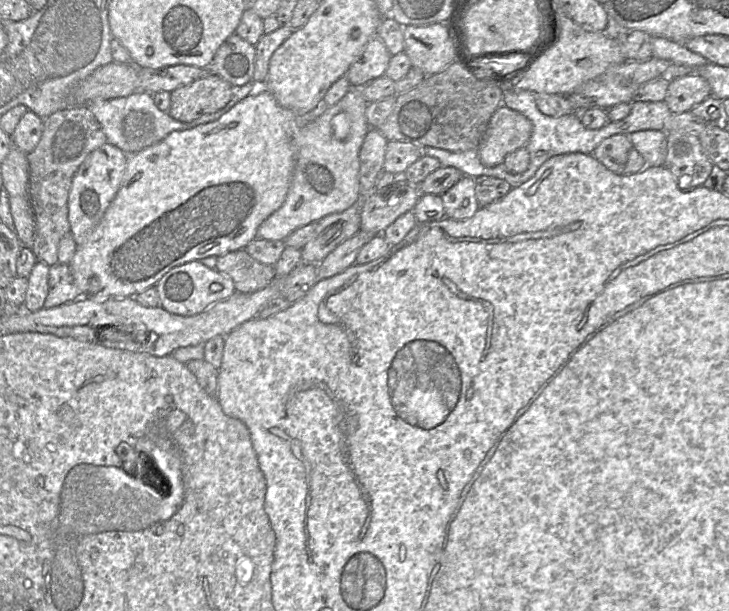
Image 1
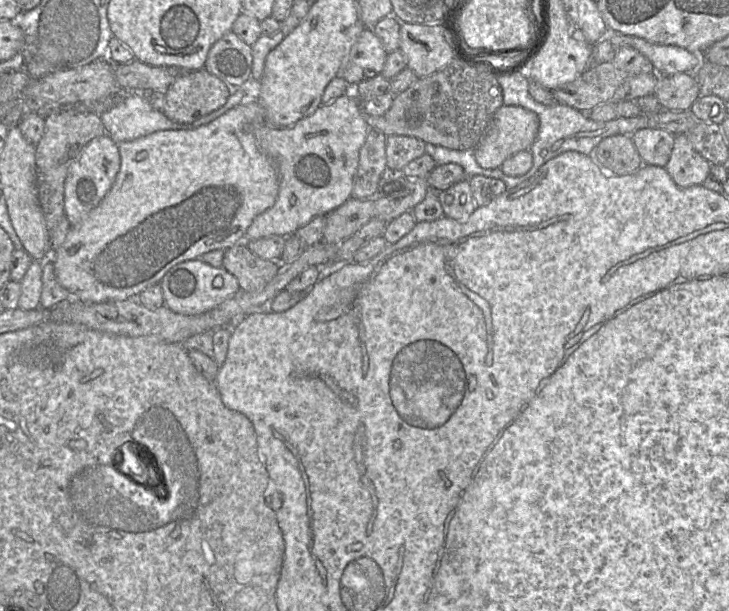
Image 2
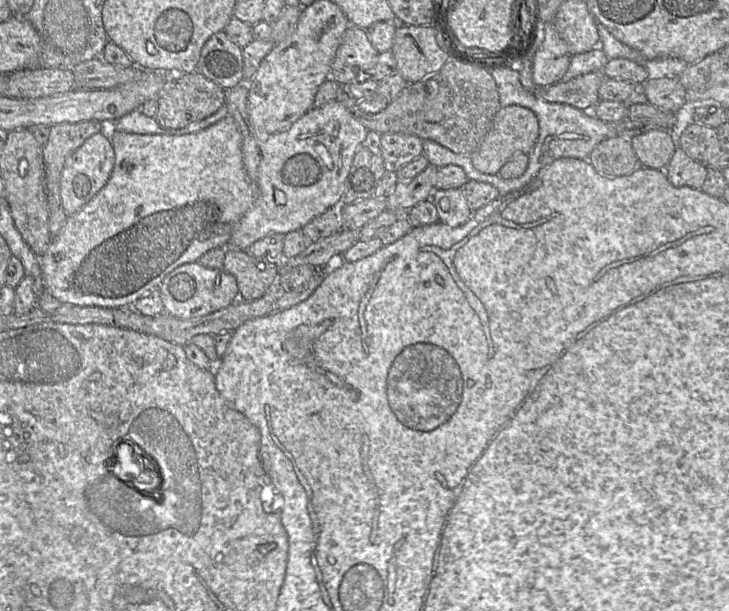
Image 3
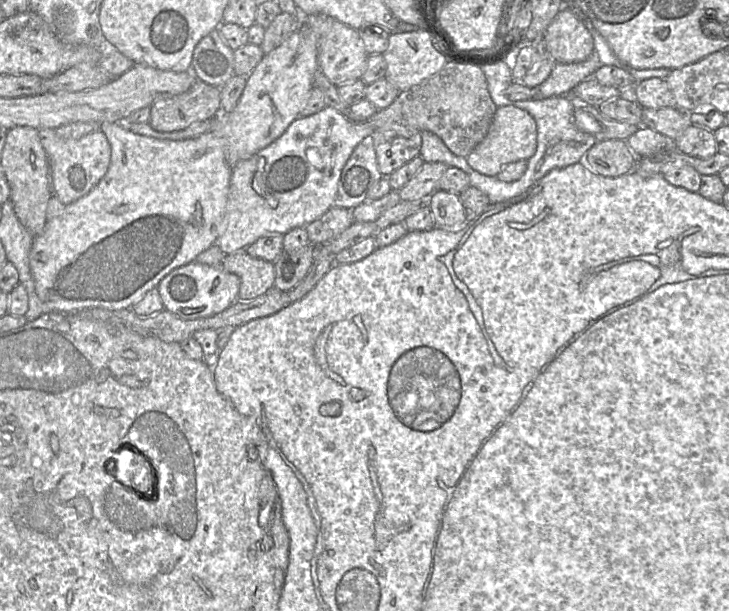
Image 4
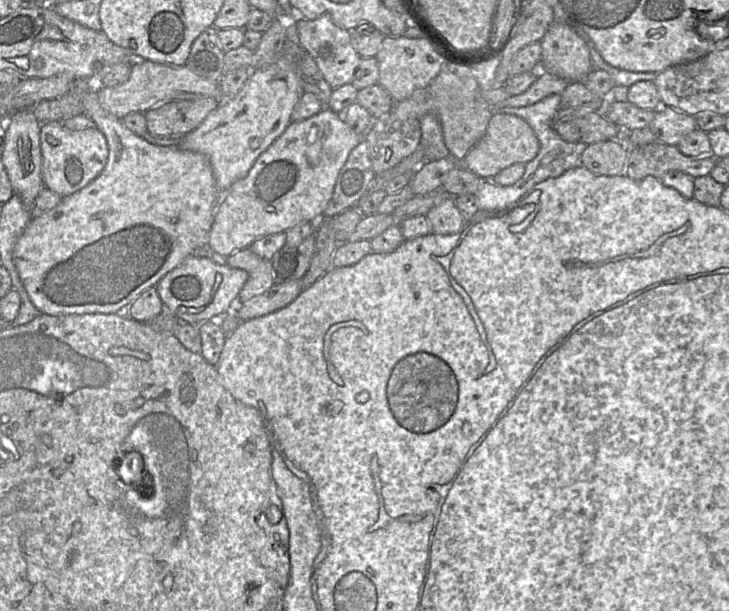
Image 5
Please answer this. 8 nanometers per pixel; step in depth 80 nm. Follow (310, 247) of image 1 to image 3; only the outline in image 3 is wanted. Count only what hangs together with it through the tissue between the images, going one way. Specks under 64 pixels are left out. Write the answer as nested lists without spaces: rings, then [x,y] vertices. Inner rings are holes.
[[[371,197],[341,206],[342,230],[360,230],[387,209],[387,198]]]

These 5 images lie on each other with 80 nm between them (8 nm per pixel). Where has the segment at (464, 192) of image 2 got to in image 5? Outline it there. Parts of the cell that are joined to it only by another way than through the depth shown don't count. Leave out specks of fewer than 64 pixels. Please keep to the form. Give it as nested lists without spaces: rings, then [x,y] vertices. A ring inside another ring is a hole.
[[[452,196],[444,197],[426,214],[432,233],[456,234],[464,226],[465,220],[461,216],[454,198]]]

